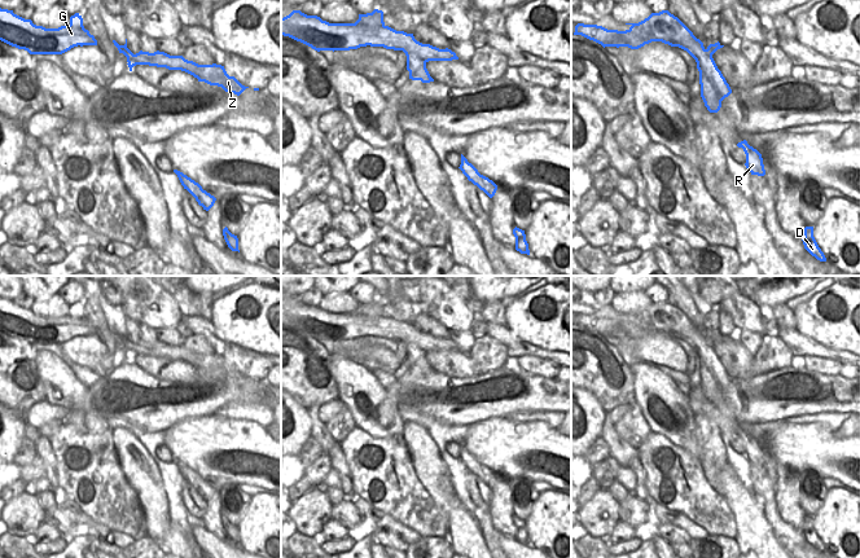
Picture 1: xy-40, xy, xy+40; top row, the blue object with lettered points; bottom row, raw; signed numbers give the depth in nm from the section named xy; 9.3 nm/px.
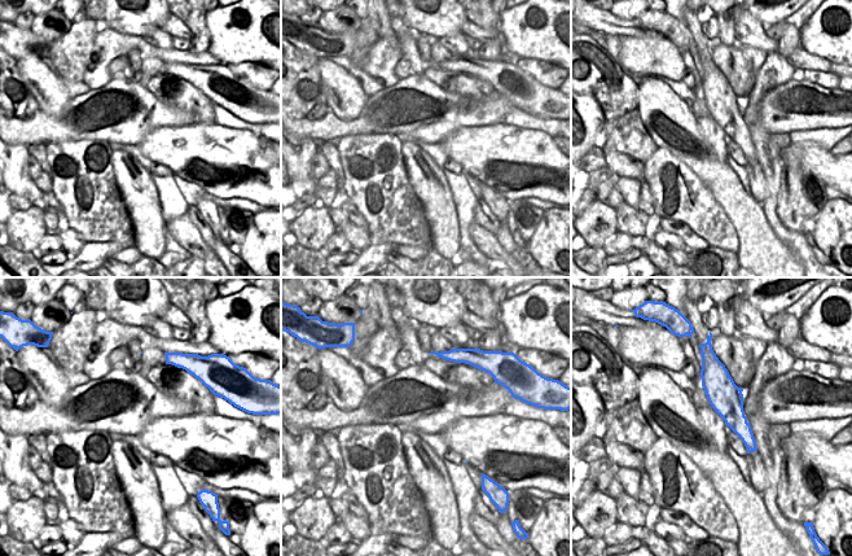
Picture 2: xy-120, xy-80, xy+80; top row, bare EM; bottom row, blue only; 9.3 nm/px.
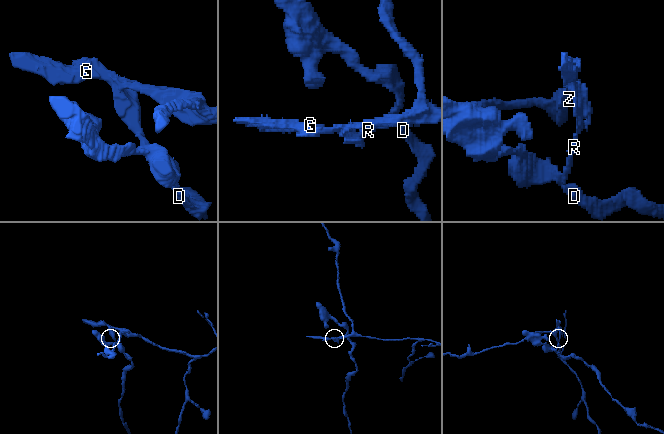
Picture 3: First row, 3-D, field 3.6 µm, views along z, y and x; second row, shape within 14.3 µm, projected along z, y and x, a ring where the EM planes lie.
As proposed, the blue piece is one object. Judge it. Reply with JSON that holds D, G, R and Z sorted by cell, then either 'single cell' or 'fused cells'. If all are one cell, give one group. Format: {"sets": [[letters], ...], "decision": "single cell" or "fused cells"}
{"sets": [["D", "R"], ["G", "Z"]], "decision": "fused cells"}

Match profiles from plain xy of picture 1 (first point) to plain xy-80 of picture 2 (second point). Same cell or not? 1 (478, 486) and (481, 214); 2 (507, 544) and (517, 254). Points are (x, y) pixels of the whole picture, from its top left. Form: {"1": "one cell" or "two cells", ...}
{"1": "one cell", "2": "two cells"}

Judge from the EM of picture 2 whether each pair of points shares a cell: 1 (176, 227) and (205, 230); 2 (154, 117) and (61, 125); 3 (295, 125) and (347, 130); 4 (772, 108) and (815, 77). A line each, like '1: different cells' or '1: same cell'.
1: different cells
2: same cell
3: same cell
4: different cells

